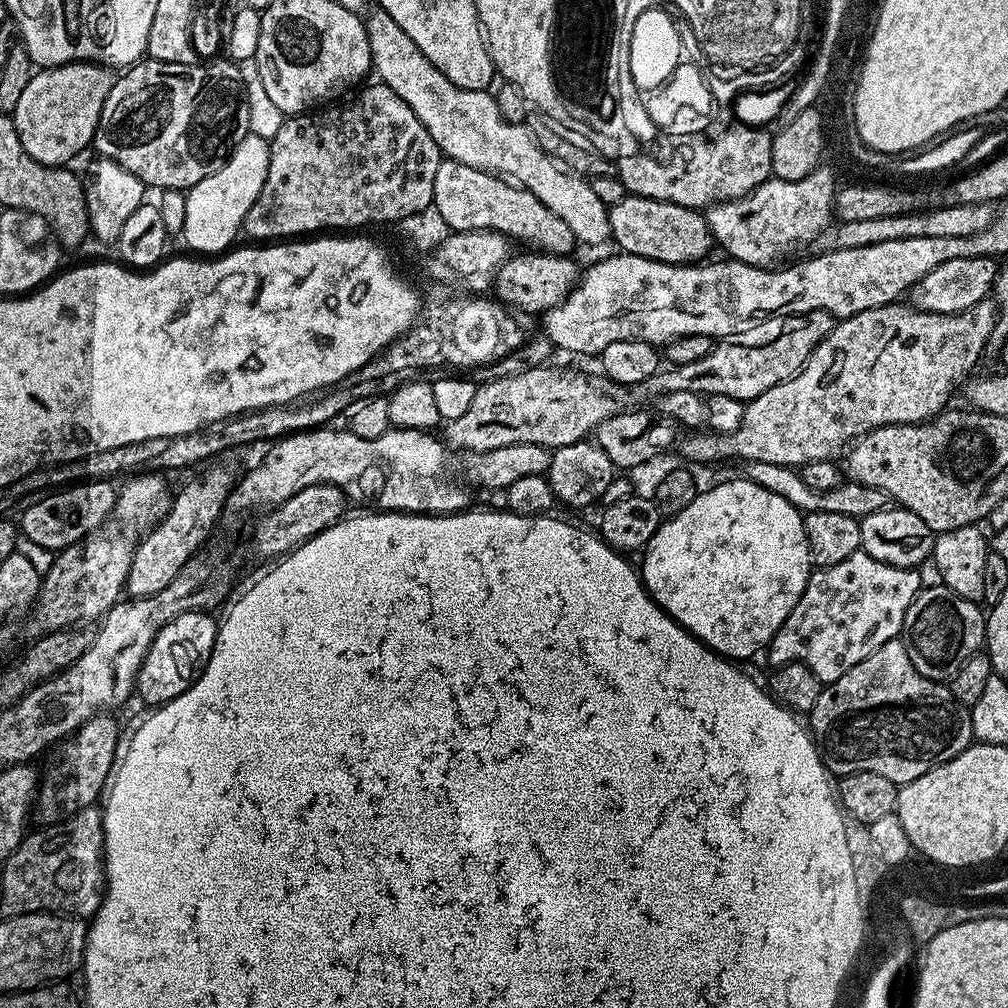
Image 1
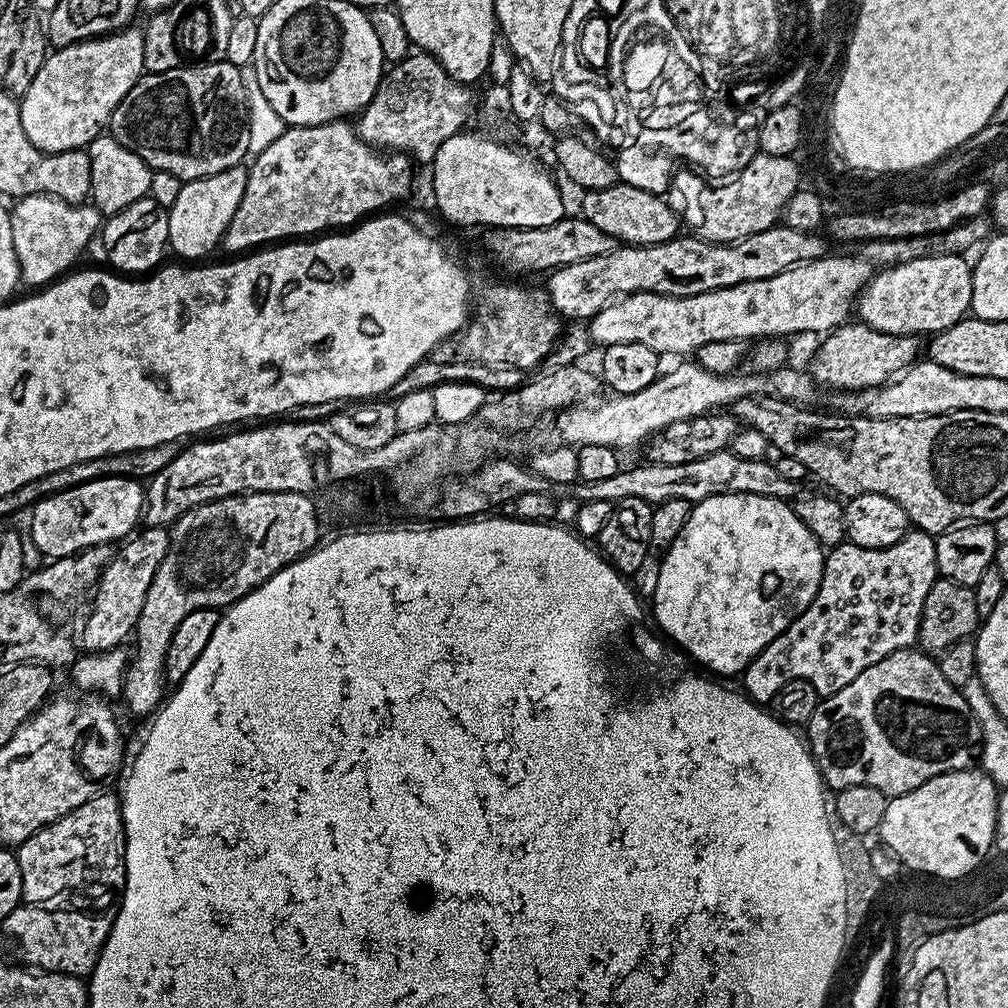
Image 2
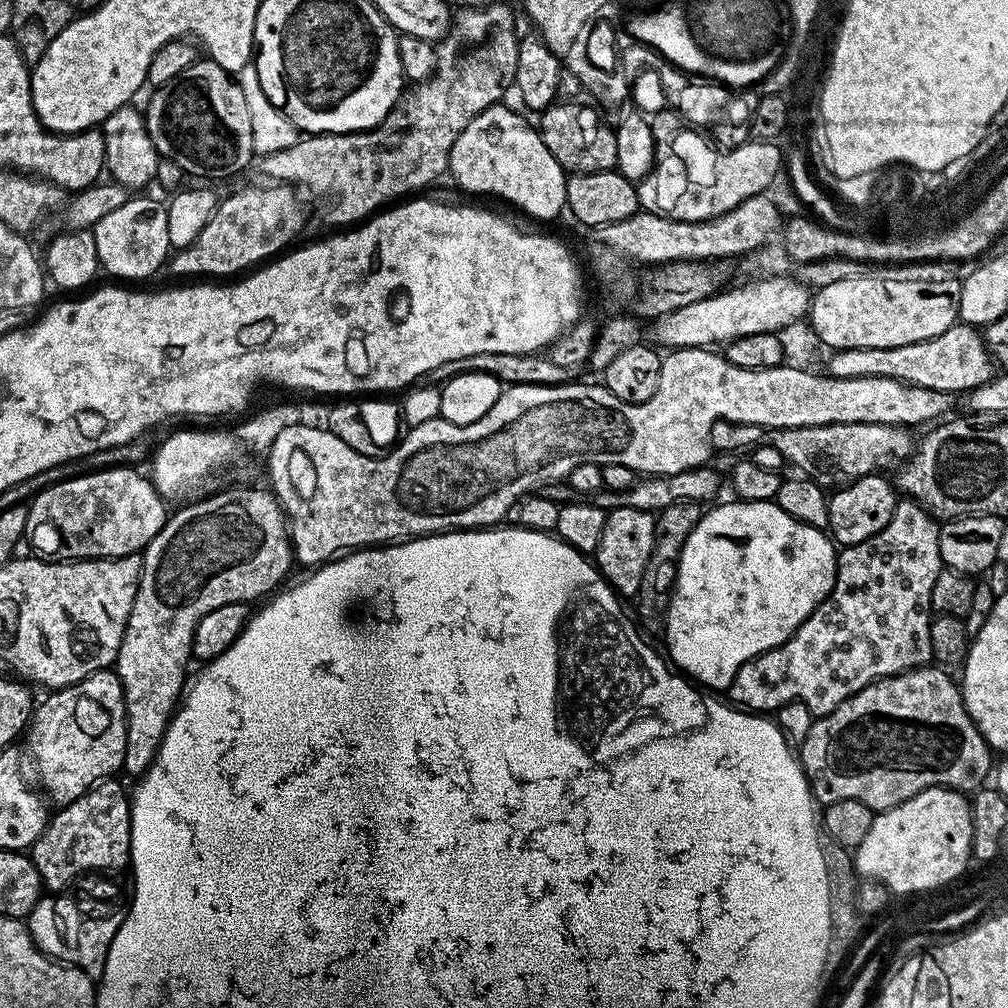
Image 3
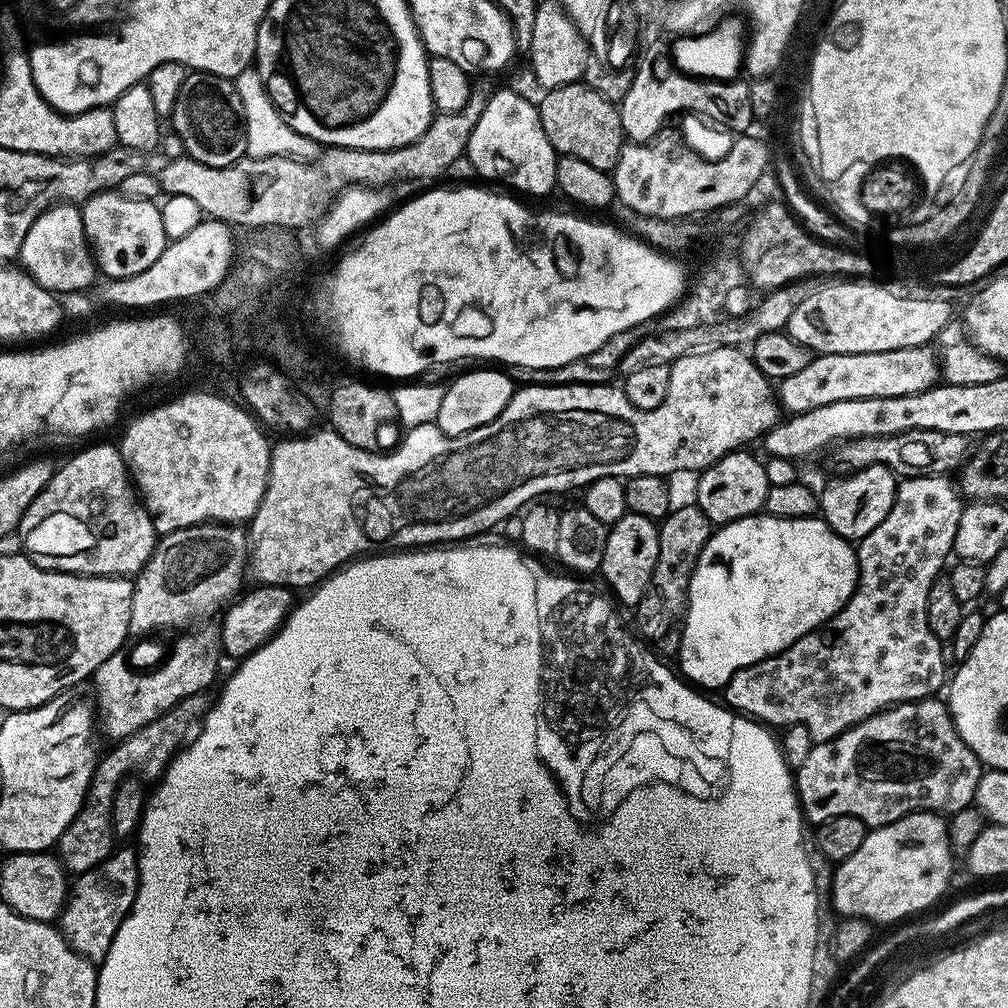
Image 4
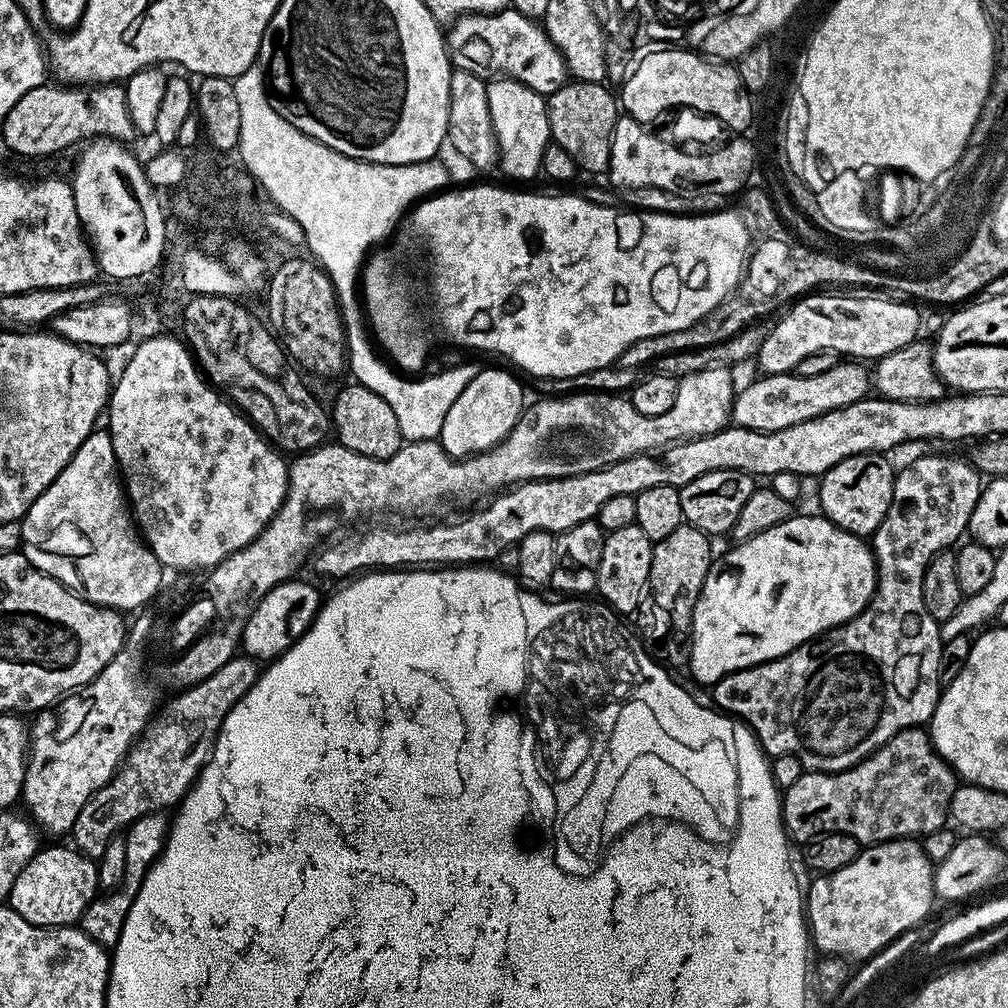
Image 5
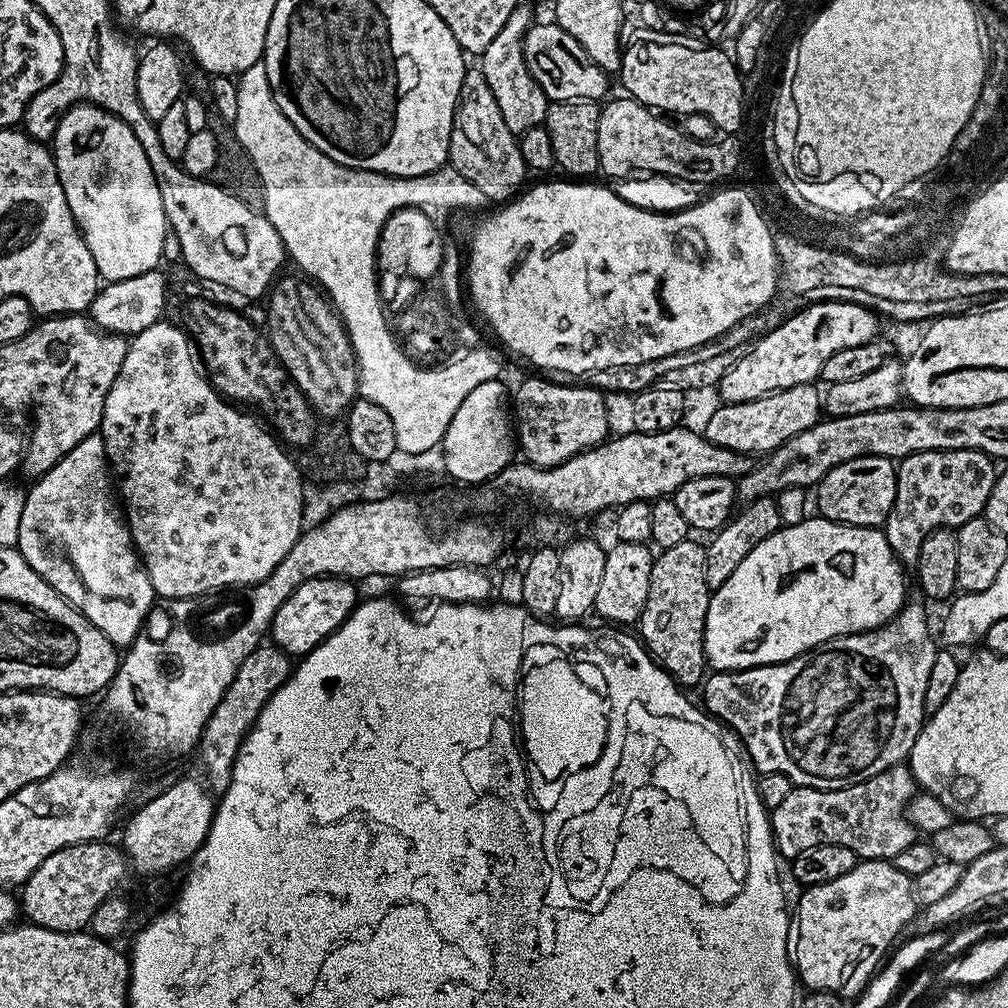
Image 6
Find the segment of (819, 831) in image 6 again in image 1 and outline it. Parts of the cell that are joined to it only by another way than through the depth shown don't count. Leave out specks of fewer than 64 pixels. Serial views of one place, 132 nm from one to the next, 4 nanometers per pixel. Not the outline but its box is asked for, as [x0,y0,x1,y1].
[810,638,974,786]

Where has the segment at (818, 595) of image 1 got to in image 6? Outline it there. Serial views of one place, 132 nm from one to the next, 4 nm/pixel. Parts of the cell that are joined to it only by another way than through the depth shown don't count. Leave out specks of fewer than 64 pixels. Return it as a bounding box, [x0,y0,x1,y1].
[702,450,998,790]

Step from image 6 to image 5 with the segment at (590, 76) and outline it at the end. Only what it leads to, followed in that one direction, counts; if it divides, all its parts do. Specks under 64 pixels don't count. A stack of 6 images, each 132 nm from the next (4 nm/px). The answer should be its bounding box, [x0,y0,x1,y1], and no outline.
[446,6,569,98]

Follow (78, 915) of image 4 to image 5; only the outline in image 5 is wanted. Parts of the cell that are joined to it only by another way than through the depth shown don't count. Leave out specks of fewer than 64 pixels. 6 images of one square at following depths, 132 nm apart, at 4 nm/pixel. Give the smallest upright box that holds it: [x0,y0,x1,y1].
[78,812,169,950]

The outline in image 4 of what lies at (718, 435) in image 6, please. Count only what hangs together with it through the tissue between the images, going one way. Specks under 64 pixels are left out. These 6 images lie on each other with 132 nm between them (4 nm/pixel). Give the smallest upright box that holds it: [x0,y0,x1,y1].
[778,347,938,414]

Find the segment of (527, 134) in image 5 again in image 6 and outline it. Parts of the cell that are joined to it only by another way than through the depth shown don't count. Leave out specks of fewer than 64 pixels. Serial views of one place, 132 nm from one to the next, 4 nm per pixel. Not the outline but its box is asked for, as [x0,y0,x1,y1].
[478,2,550,134]

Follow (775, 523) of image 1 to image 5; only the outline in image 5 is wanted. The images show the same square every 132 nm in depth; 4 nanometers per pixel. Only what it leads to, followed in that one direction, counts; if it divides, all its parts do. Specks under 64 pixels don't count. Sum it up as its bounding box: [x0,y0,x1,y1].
[687,514,876,686]

